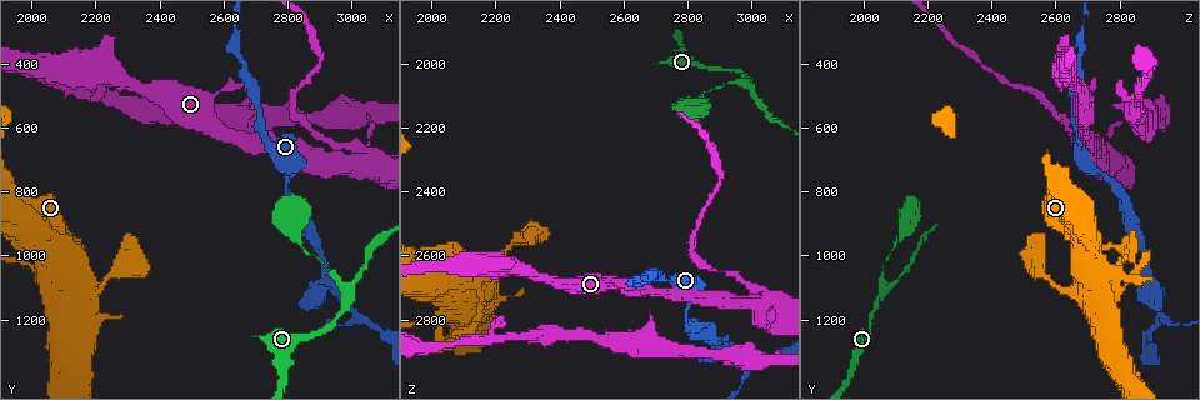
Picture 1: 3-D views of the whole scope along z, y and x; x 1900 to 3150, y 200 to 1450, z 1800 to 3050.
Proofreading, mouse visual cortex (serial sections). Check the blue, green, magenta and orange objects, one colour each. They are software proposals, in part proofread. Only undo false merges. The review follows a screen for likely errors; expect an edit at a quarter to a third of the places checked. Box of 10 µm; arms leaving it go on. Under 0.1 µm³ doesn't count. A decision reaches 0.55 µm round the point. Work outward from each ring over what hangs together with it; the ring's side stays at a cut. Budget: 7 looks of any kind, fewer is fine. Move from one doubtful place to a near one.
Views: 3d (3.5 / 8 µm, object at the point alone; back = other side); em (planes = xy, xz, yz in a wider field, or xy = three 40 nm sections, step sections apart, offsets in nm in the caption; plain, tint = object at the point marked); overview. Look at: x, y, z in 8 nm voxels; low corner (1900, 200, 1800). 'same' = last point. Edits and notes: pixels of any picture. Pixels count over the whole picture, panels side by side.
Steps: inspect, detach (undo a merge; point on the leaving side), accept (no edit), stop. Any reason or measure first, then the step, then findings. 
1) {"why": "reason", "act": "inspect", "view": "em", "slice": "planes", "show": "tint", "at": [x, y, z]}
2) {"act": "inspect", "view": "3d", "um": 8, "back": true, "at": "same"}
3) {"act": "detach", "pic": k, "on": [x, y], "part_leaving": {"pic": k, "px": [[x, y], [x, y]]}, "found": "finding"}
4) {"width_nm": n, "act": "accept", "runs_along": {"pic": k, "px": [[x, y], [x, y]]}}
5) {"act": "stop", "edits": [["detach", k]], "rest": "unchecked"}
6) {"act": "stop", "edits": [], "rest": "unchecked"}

{"why": "sharp bend", "act": "inspect", "view": "3d", "um": 3.5, "at": [3070, 690, 2740]}

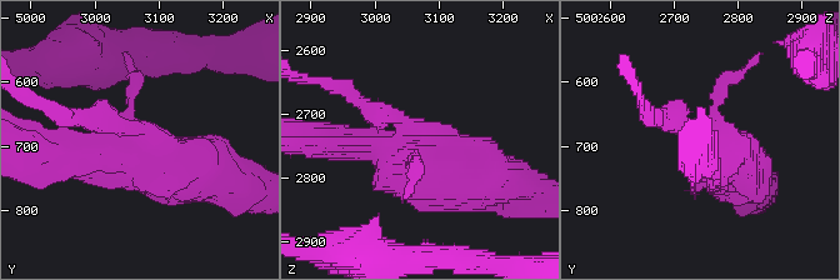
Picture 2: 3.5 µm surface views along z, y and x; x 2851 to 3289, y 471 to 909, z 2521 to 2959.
{"why": "now the EM", "act": "inspect", "view": "em", "slice": "xy", "step": 3, "show": "tint", "at": [3065, 690, 2745]}

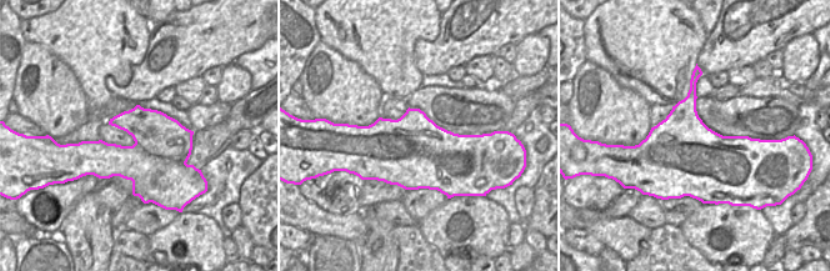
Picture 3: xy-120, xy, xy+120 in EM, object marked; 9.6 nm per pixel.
{"why": "another direction", "act": "inspect", "view": "em", "slice": "xy", "step": 5, "show": "tint", "at": "same"}

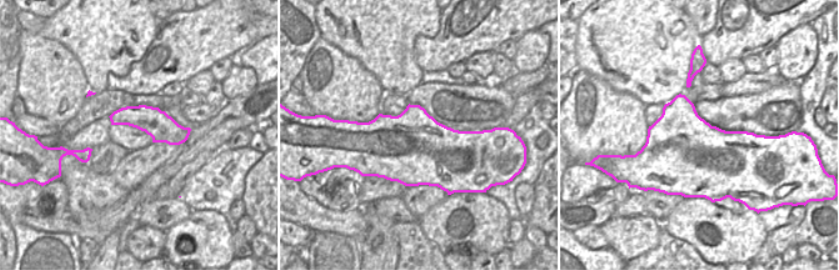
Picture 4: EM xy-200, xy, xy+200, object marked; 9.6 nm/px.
{"act": "detach", "pic": 2, "on": [670, 111], "part_leaving": {"pic": 2, "px": [[418, 135], [318, 80]]}, "found": "a second cell is stuck on"}

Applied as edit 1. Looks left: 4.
{"why": "see it whole again", "act": "inspect", "view": "overview"}

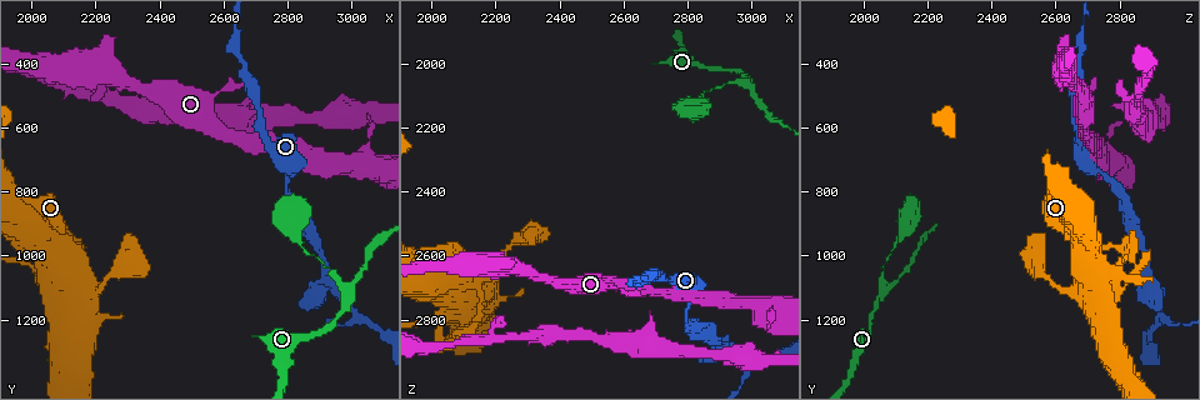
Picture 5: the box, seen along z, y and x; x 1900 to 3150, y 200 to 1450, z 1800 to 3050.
{"act": "inspect", "view": "3d", "um": 3.5, "at": [3020, 1180, 2930]}

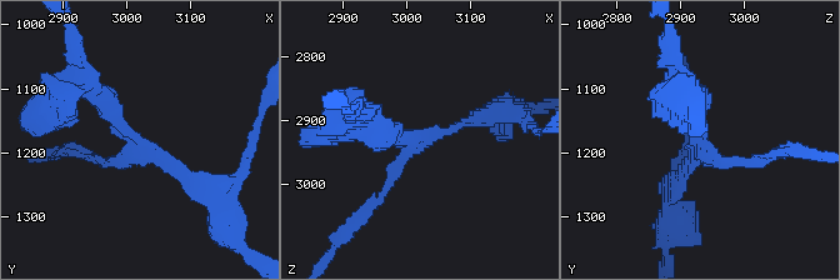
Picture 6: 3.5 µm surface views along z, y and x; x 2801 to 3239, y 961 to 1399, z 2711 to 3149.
{"arms": 3, "arm_widths_nm": [150, 150, 250], "act": "inspect", "view": "em", "slice": "xy", "step": 5, "show": "plain", "at": [3010, 1180, 2930]}

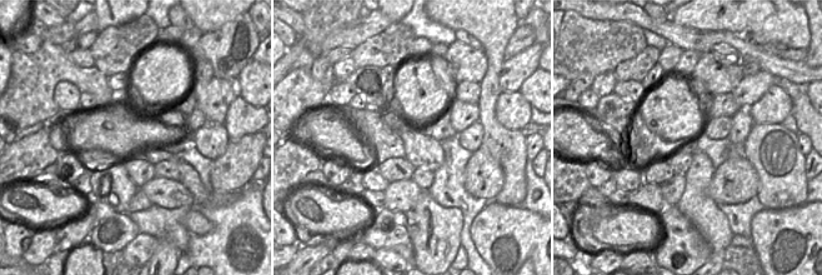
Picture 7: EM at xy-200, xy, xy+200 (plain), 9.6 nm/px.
{"act": "inspect", "view": "em", "slice": "xy", "step": 5, "show": "tint", "at": "same"}

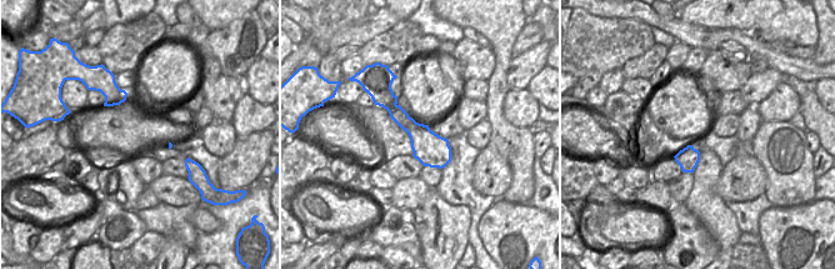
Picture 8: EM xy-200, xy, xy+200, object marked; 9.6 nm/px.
{"act": "accept", "found": "continuous, no second cell"}

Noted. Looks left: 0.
{"act": "stop", "edits": [["detach", 2]], "rest": "unchecked"}

